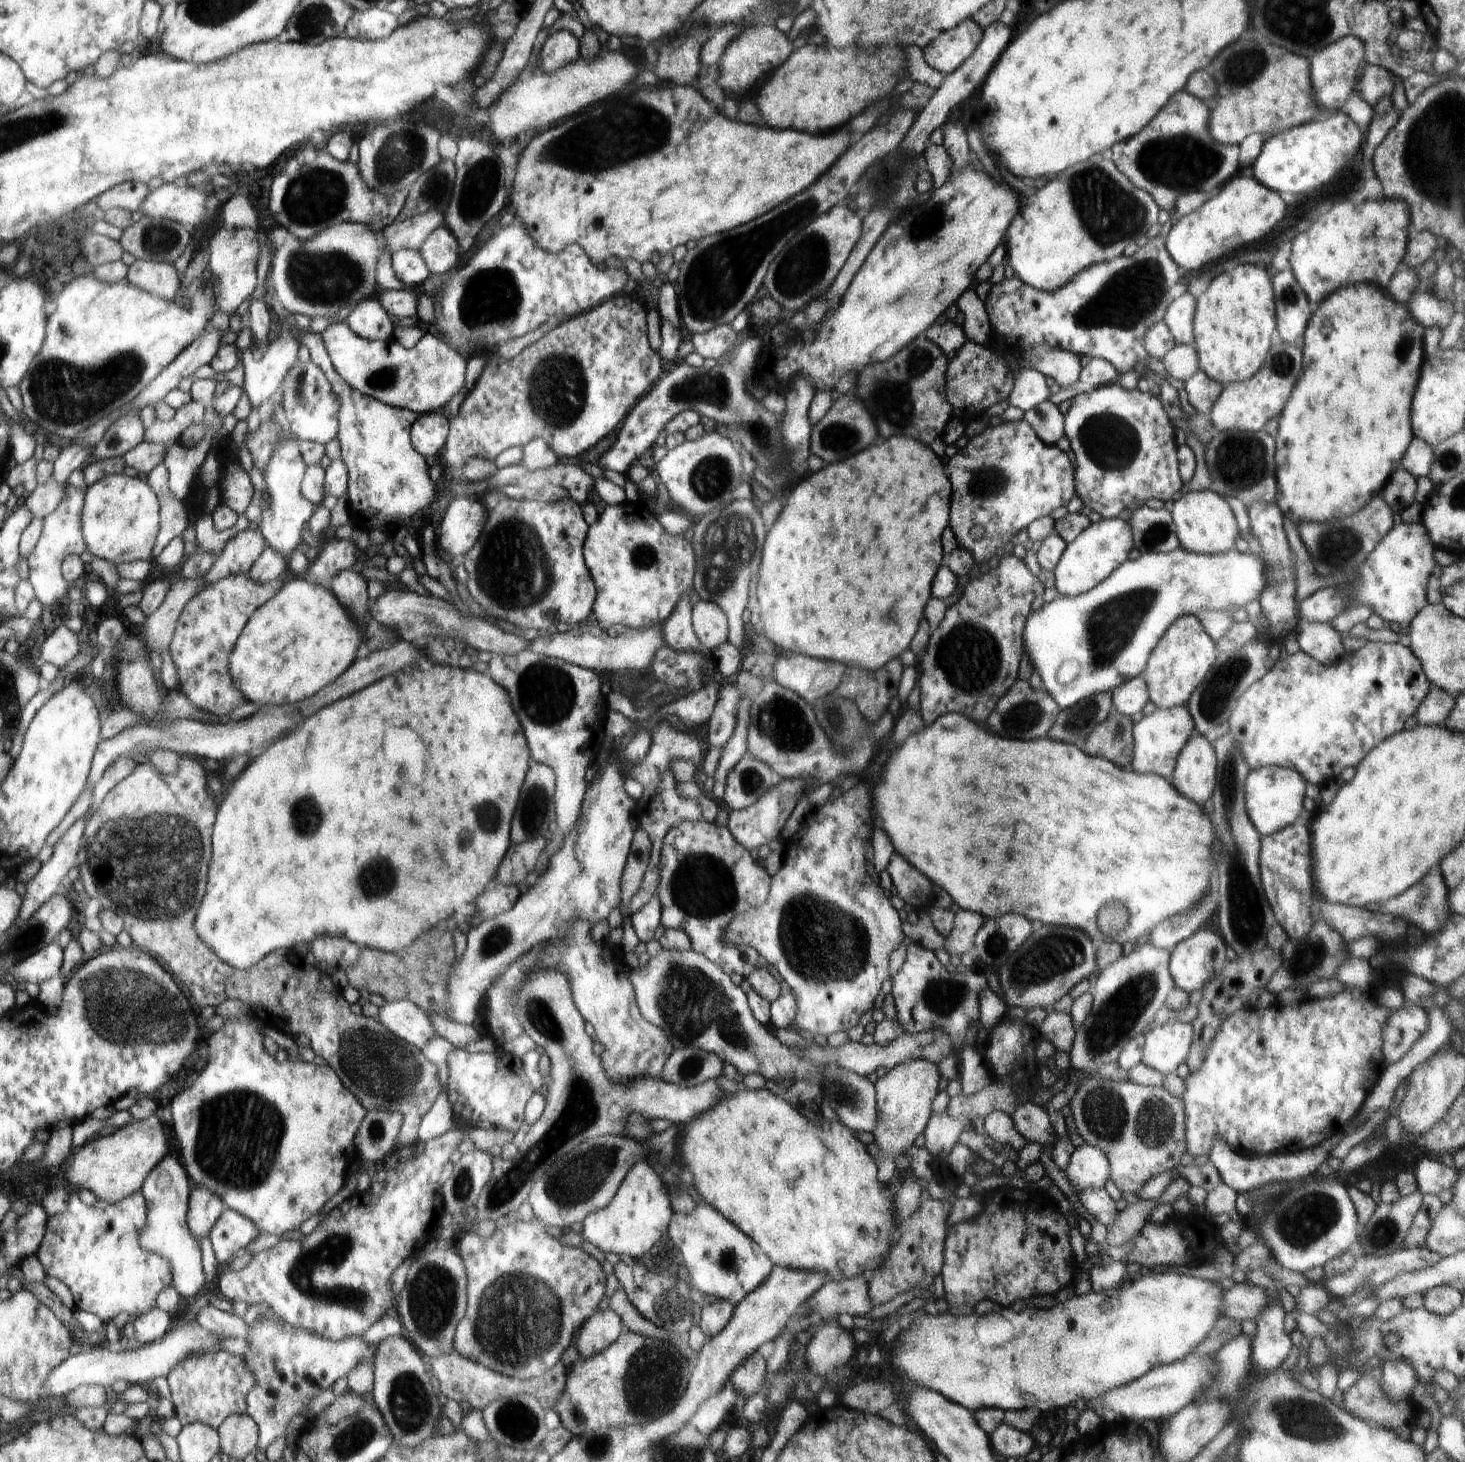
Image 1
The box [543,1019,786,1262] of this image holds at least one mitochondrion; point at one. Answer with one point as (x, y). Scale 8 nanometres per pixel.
(694, 1065)

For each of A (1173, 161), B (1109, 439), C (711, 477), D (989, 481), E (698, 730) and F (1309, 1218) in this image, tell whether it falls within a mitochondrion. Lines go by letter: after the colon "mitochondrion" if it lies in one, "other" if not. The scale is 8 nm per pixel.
A: mitochondrion
B: mitochondrion
C: mitochondrion
D: mitochondrion
E: other
F: mitochondrion

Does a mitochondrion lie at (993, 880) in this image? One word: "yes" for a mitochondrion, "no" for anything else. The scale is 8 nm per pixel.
no

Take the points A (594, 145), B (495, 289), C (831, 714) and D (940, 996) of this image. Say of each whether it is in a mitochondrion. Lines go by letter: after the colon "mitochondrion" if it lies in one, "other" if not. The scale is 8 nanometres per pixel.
A: mitochondrion
B: mitochondrion
C: mitochondrion
D: mitochondrion

